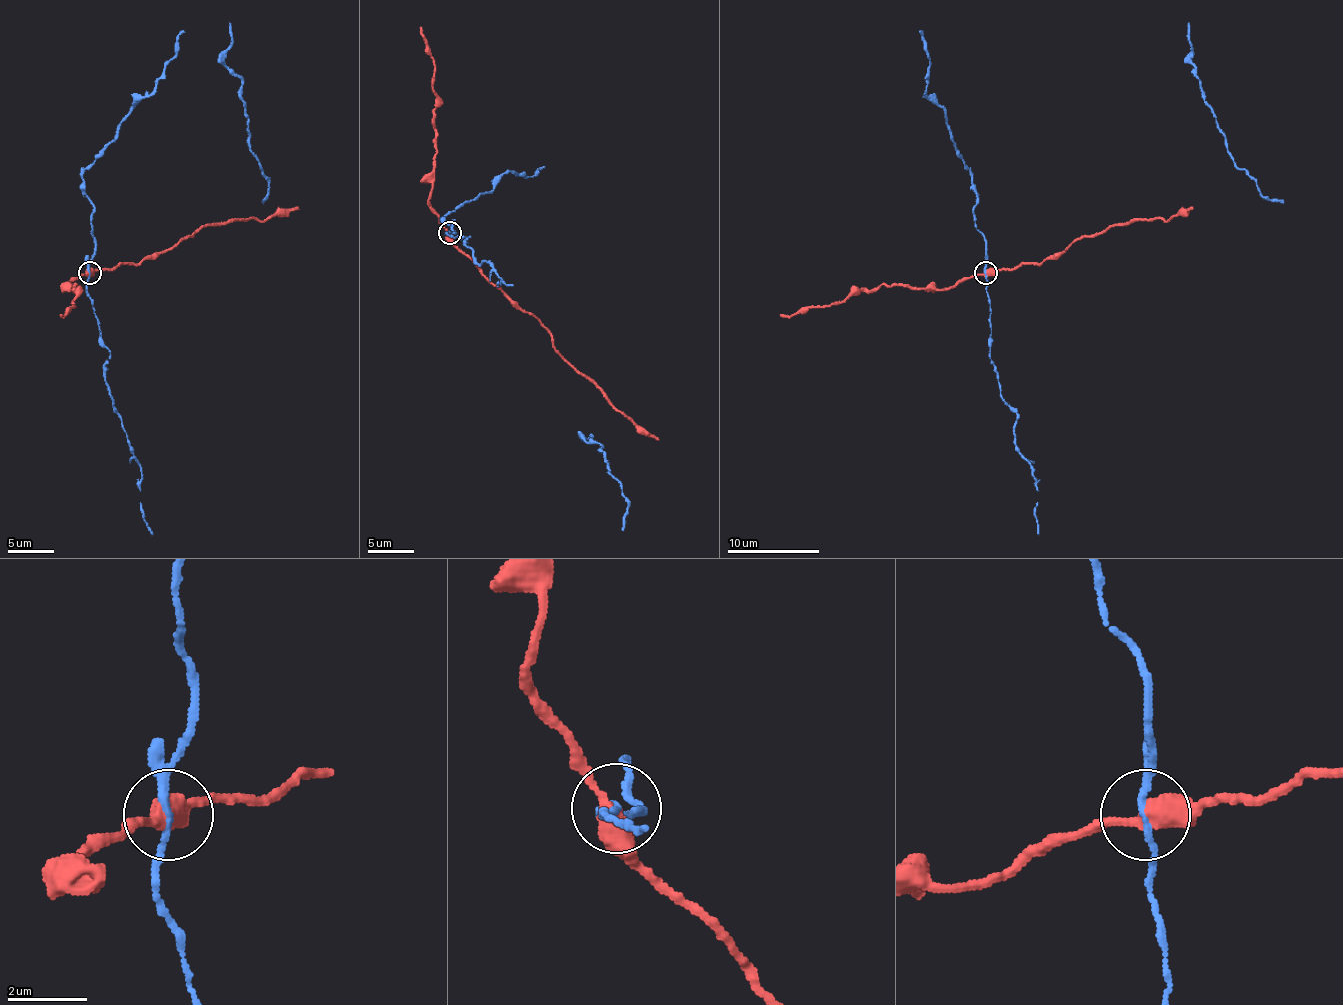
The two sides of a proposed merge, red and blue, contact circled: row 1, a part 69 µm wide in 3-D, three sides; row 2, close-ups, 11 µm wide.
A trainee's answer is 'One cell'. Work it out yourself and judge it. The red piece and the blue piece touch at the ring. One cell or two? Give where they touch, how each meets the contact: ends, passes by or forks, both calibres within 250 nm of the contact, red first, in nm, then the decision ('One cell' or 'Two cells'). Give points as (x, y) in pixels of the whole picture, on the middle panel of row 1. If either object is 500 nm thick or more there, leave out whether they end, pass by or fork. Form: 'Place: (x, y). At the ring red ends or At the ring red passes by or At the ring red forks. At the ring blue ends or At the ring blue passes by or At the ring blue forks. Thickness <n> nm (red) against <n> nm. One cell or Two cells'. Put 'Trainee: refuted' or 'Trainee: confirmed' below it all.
Place: (449, 232). At the ring red passes by. At the ring blue passes by. Thickness 440 nm (red) against 160 nm. Two cells
Trainee: refuted

